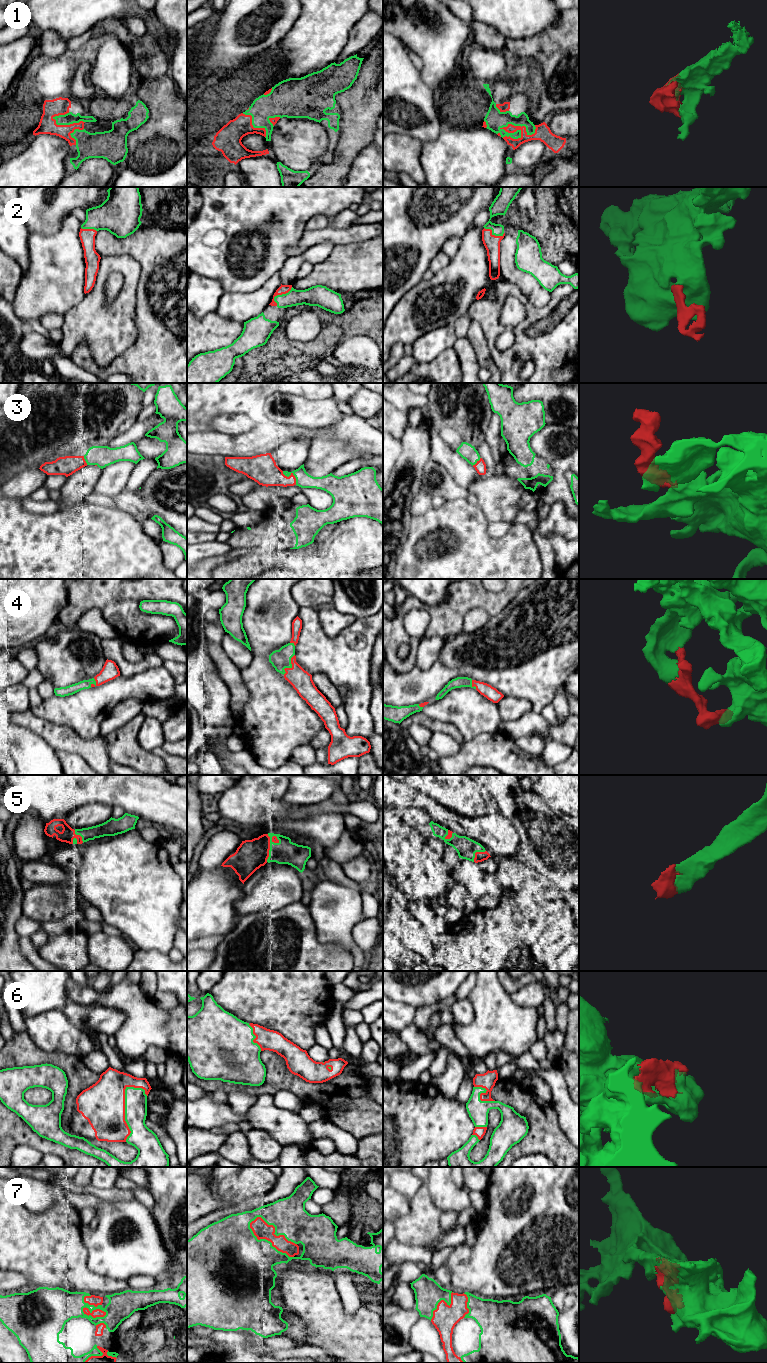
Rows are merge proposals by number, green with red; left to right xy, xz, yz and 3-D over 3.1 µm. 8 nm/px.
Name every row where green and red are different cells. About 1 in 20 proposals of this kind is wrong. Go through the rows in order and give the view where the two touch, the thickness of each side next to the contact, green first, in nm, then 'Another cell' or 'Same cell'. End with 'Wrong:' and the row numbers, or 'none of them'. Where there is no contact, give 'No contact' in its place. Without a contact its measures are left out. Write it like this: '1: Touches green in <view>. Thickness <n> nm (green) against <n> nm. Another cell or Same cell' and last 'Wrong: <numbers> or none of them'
1: Touches green in yz. Thickness 150 nm (green) against 80 nm. Same cell
2: Touches green in xz. Thickness 140 nm (green) against 80 nm. Same cell
3: Touches green in xz. Thickness 120 nm (green) against 220 nm. Same cell
4: Touches green in xz. Thickness 160 nm (green) against 170 nm. Same cell
5: Touches green in xz. Thickness 190 nm (green) against 240 nm. Same cell
6: Touches green in xy. Thickness 180 nm (green) against 360 nm. Same cell
7: Touches green in xz. Thickness 420 nm (green) against 140 nm. Same cell
Wrong: none of them

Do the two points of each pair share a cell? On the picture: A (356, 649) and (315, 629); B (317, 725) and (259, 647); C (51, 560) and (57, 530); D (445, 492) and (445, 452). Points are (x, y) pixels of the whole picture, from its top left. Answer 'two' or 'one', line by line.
A: one
B: one
C: one
D: two

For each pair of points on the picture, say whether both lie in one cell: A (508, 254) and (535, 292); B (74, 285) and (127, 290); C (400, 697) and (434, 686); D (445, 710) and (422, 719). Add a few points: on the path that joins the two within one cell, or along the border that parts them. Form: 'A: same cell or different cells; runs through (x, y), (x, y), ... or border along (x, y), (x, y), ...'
A: same cell; runs through (508, 264), (525, 282)
B: different cells; border along (85, 294), (77, 304), (67, 310)
C: same cell; runs through (408, 695), (415, 695), (426, 686)
D: different cells; border along (422, 710), (430, 718), (451, 723)

